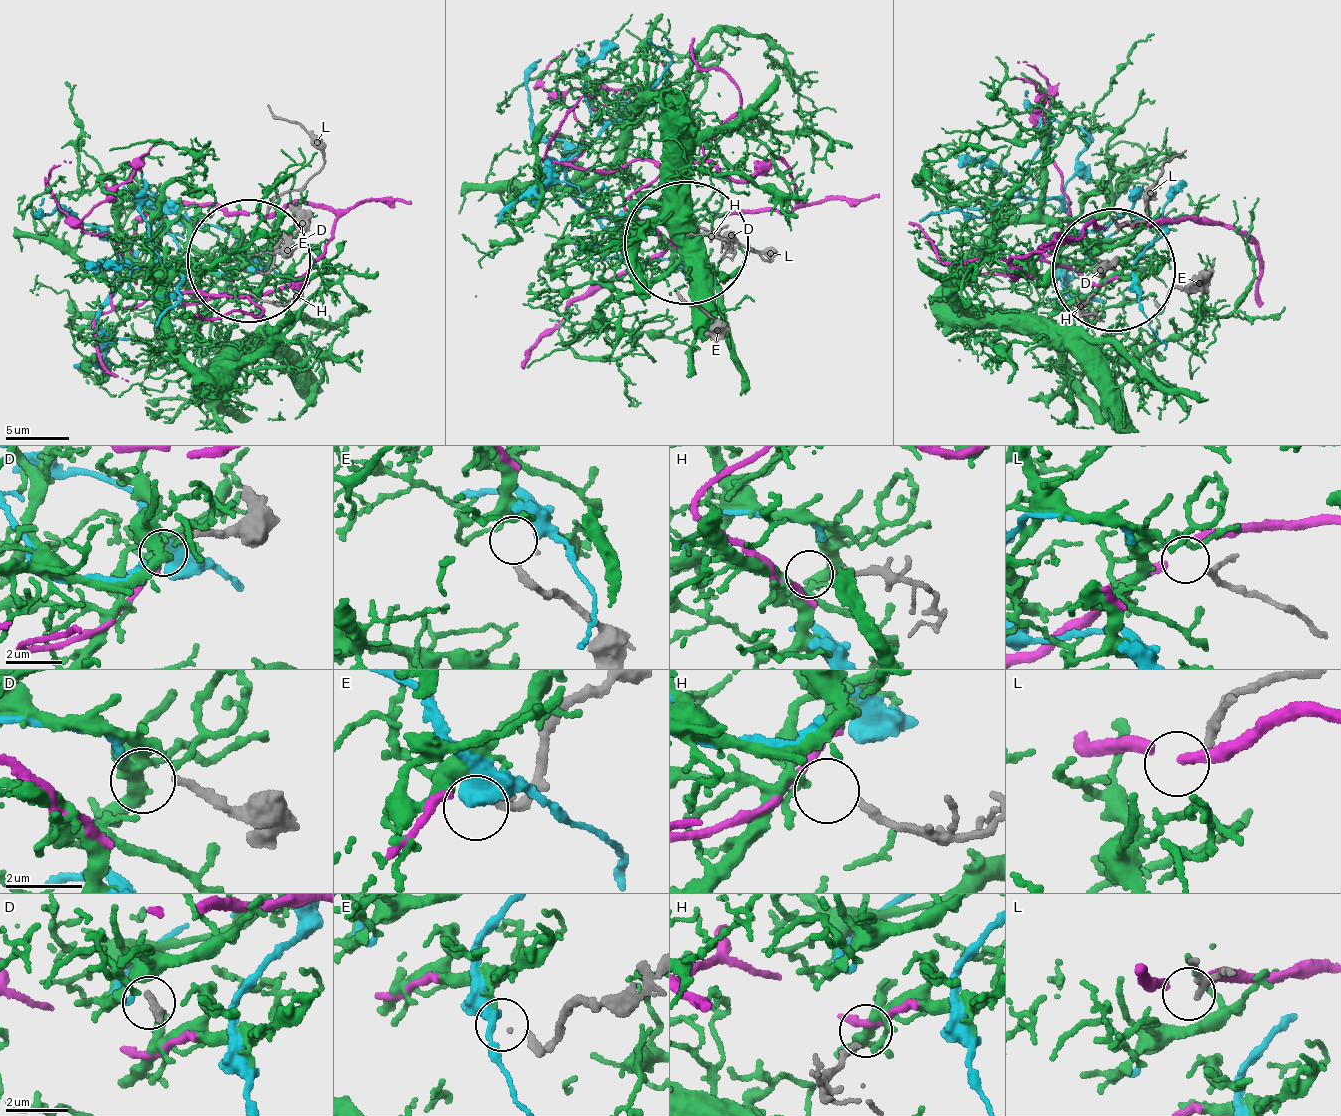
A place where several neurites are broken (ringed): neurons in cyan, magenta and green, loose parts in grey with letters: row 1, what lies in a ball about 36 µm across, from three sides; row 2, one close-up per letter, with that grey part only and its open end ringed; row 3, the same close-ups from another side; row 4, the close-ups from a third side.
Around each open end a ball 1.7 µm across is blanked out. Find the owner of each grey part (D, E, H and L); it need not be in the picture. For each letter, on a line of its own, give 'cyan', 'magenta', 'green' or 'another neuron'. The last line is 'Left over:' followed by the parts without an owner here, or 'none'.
D: cyan
E: another neuron
H: green
L: another neuron
Left over: E, L

